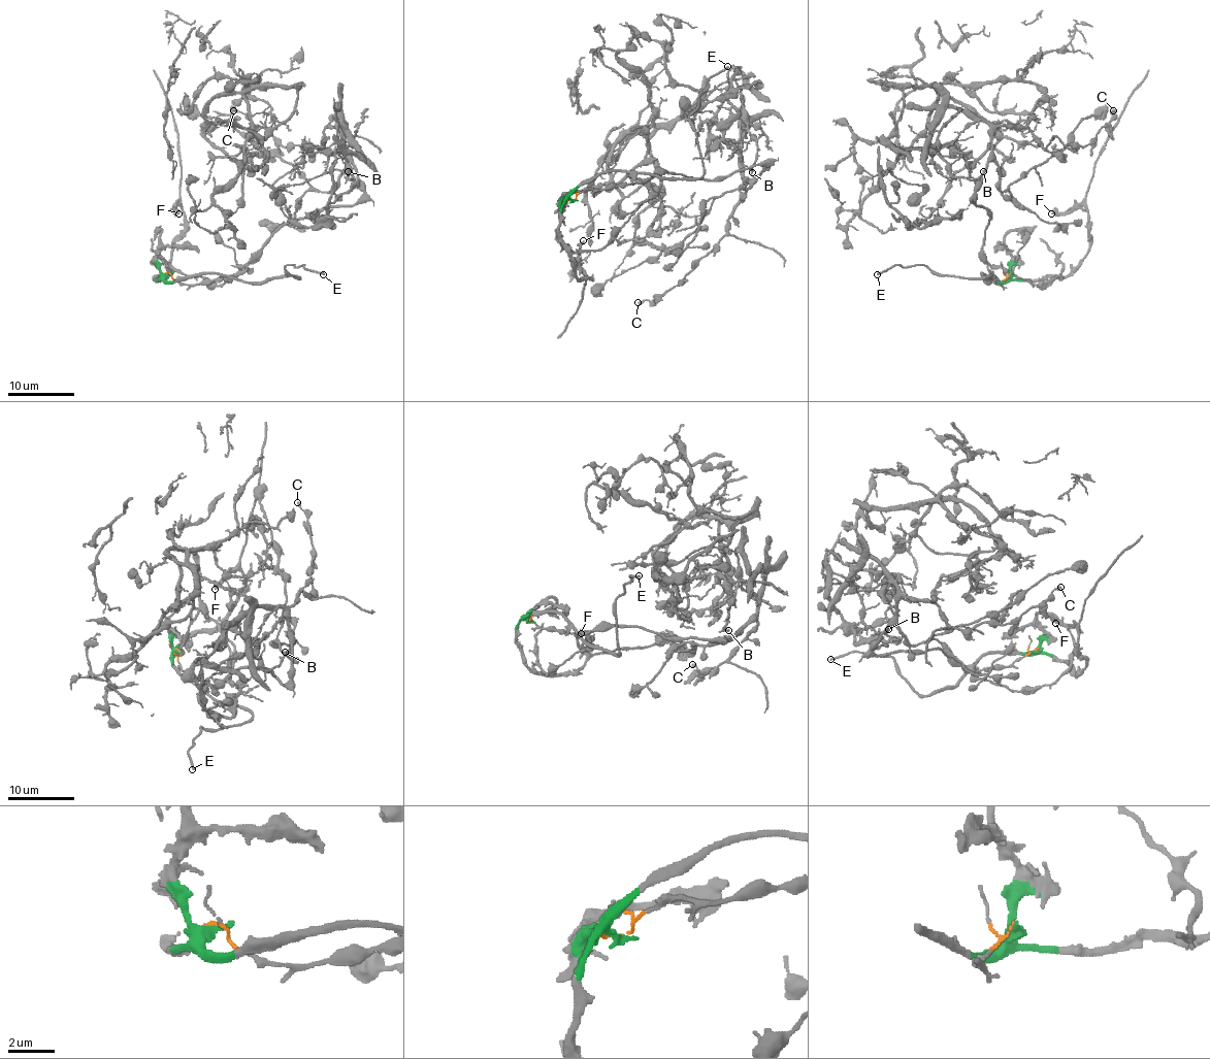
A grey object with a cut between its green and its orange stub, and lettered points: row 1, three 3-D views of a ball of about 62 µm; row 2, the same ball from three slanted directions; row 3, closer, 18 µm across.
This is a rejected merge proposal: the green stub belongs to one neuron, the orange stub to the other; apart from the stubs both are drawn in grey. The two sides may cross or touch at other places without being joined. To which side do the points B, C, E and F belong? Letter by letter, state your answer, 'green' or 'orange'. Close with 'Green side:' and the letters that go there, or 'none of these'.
B: orange
C: orange
E: green
F: green
Green side: E, F

